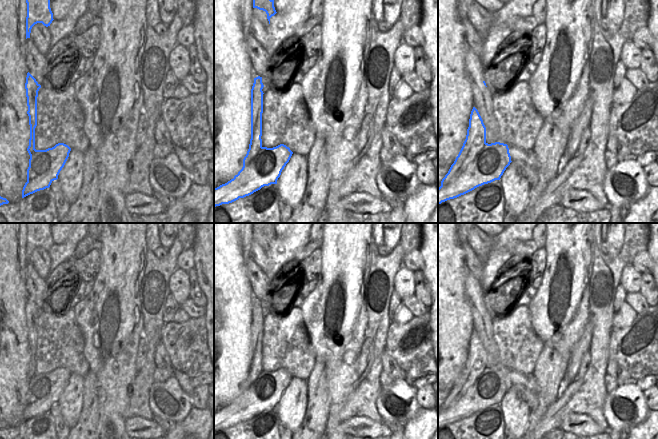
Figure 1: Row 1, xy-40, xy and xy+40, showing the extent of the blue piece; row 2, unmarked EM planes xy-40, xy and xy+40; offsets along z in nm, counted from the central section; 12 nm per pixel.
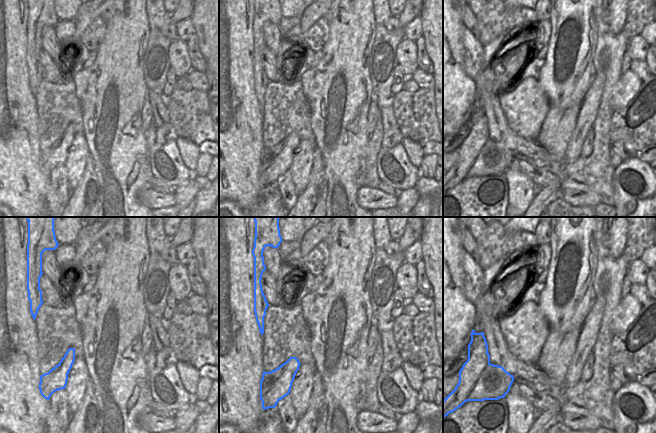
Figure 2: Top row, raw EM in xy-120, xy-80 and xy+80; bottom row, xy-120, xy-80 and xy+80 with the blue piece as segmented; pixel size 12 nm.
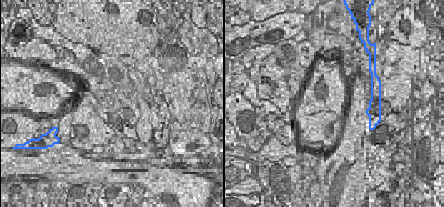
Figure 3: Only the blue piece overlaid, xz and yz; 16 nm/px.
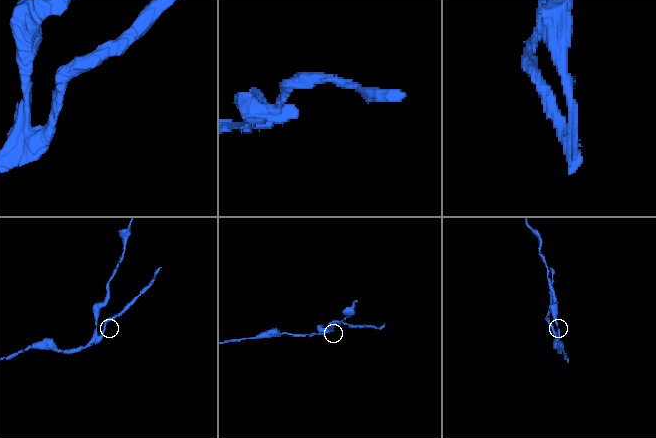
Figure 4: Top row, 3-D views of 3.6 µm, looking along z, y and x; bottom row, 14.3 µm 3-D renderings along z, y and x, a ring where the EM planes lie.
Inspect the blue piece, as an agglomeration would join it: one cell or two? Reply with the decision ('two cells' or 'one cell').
two cells

